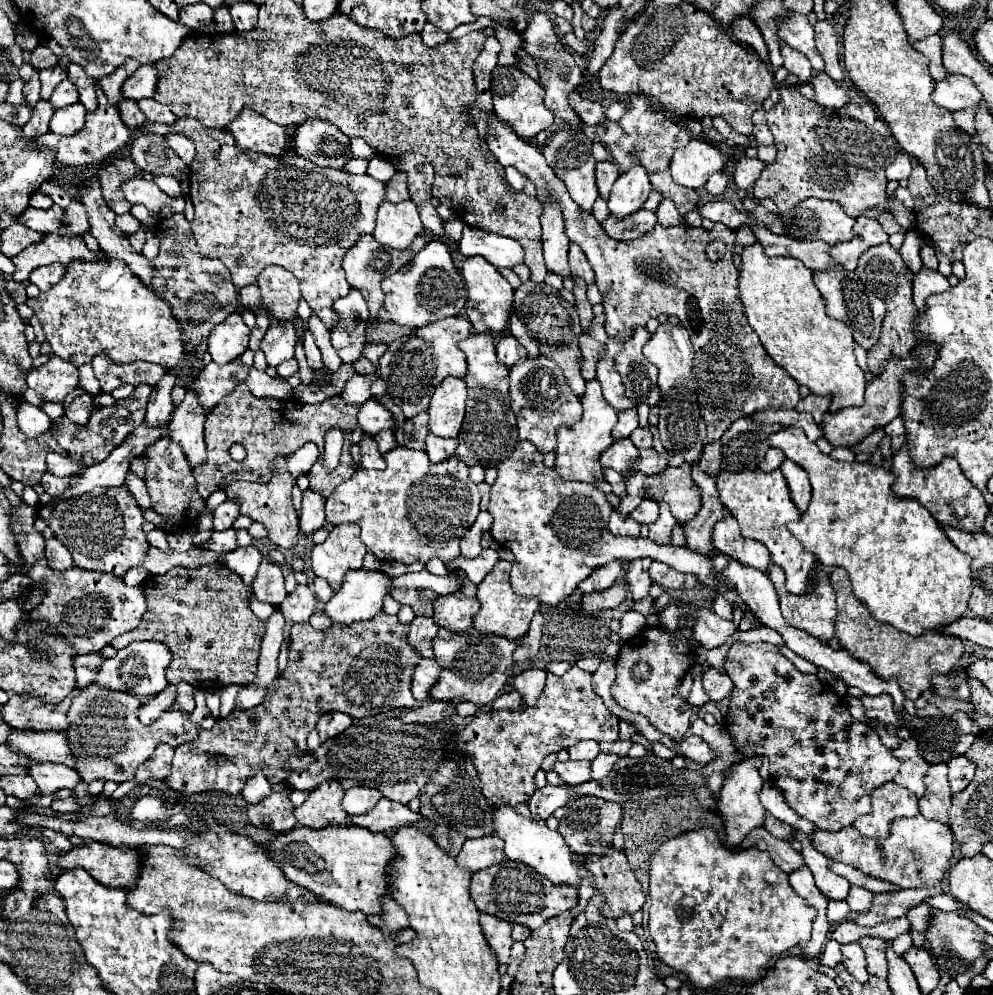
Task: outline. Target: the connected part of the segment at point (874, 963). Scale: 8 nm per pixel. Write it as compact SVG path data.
M860 938L858 940L862 950L866 952L866 962L868 962L868 974L874 974L878 978L888 976L888 964L886 964L886 940L882 938Z

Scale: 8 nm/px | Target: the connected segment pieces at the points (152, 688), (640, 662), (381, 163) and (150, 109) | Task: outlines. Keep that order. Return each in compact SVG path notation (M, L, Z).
M154 640L132 642L126 648L118 650L114 658L106 658L102 662L102 666L96 670L94 684L110 690L122 690L136 696L154 696L168 686L168 680L164 676L164 670L168 664L170 664L170 650L166 644L154 642Z
M644 628L622 644L616 660L618 676L612 686L612 696L622 708L646 716L658 732L680 742L690 728L694 710L678 696L678 682L694 662L696 654L686 642L680 640L680 644L670 644L670 634L662 628Z
M374 156L374 158L370 160L368 174L374 176L376 180L380 180L380 182L388 182L388 180L394 176L394 172L396 172L396 168L394 168L388 160L378 158L378 156Z
M144 98L144 100L138 100L138 106L140 106L140 110L146 114L148 122L172 124L172 122L176 122L176 120L178 120L178 118L172 114L170 106L162 104L162 102L156 102L154 98Z

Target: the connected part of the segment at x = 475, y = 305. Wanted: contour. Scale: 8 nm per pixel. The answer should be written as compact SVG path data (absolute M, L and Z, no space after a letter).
M482 256L468 258L462 266L462 276L468 288L468 302L466 302L466 316L480 334L496 334L502 336L508 332L510 322L510 310L514 304L514 290L512 286L498 274L490 262L486 262Z

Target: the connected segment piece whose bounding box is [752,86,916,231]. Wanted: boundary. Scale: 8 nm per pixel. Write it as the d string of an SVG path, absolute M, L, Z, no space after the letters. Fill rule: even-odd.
M784 86L780 88L780 102L766 112L766 118L778 154L756 180L754 198L770 198L780 212L786 212L800 200L814 196L838 202L854 218L870 208L884 207L904 230L916 227L913 211L888 195L884 170L894 162L898 146L890 128L870 104L856 106L850 102L842 108L826 108L804 98L798 86Z

